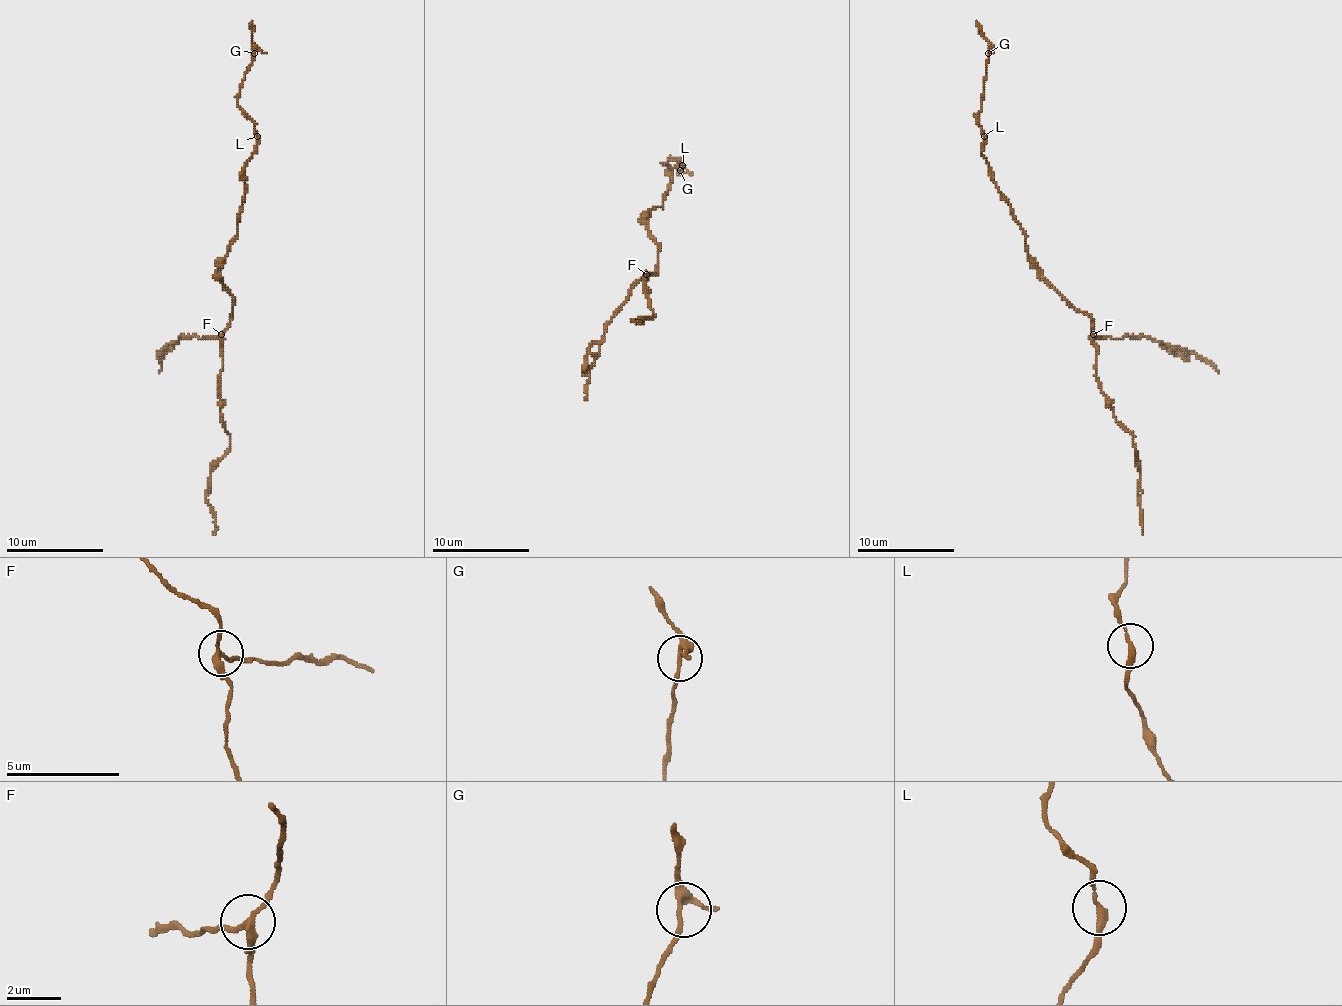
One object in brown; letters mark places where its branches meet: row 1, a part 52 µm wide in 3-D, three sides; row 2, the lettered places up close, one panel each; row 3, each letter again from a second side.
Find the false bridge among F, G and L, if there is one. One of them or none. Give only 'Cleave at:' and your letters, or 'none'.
Cleave at: F

